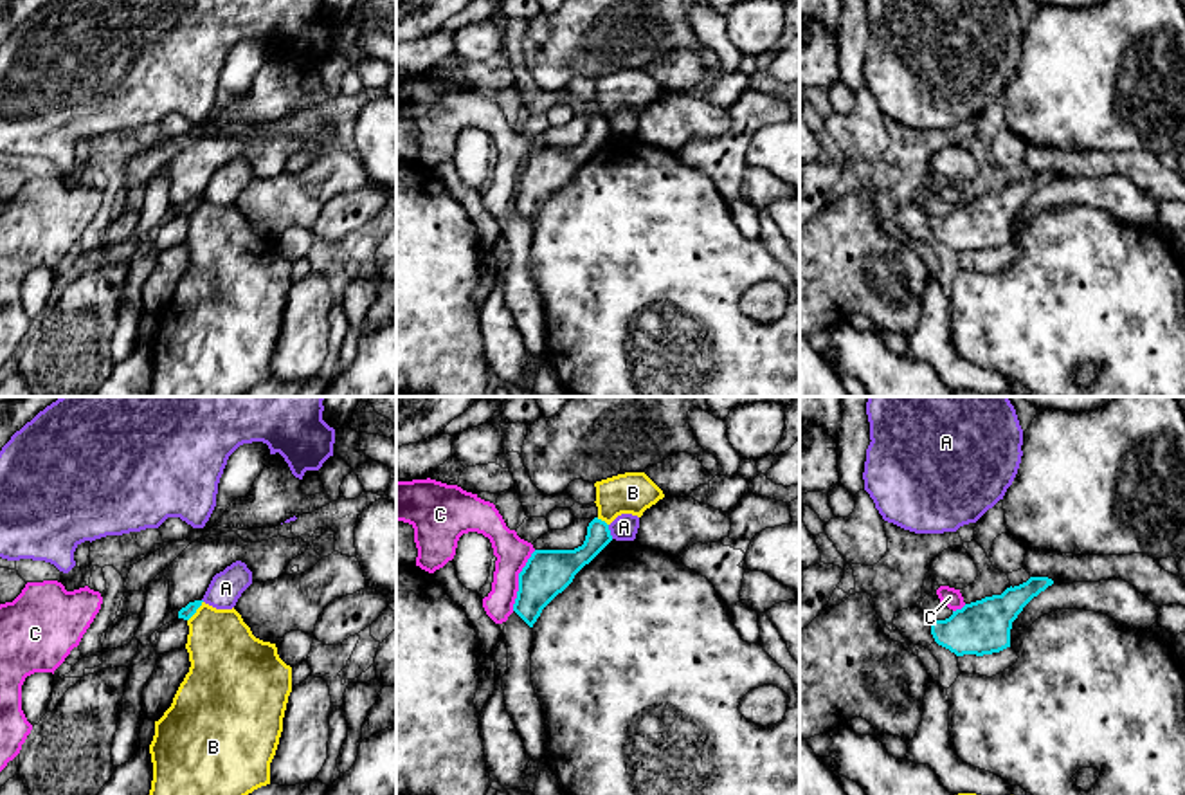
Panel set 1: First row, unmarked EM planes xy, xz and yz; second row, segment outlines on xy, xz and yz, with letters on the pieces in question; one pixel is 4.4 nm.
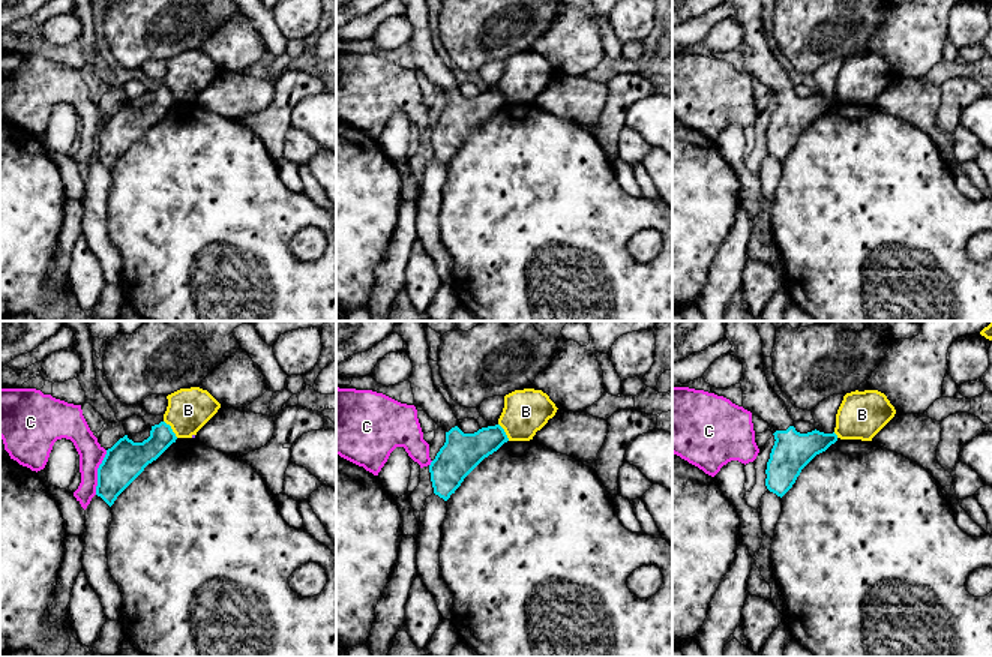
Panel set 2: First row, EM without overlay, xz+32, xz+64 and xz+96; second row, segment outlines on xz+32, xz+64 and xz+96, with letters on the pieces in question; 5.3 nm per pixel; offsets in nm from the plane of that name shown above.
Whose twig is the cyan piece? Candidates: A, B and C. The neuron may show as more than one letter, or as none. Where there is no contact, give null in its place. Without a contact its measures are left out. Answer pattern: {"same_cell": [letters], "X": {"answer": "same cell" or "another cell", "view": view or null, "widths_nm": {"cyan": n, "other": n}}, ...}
{"same_cell": [], "A": {"answer": "another cell", "view": "xz", "widths_nm": {"cyan": 140, "other": 110}}, "B": {"answer": "another cell", "view": "xy", "widths_nm": {"cyan": 60, "other": 320}}, "C": {"answer": "another cell", "view": "xz", "widths_nm": {"cyan": 200, "other": 150}}}

